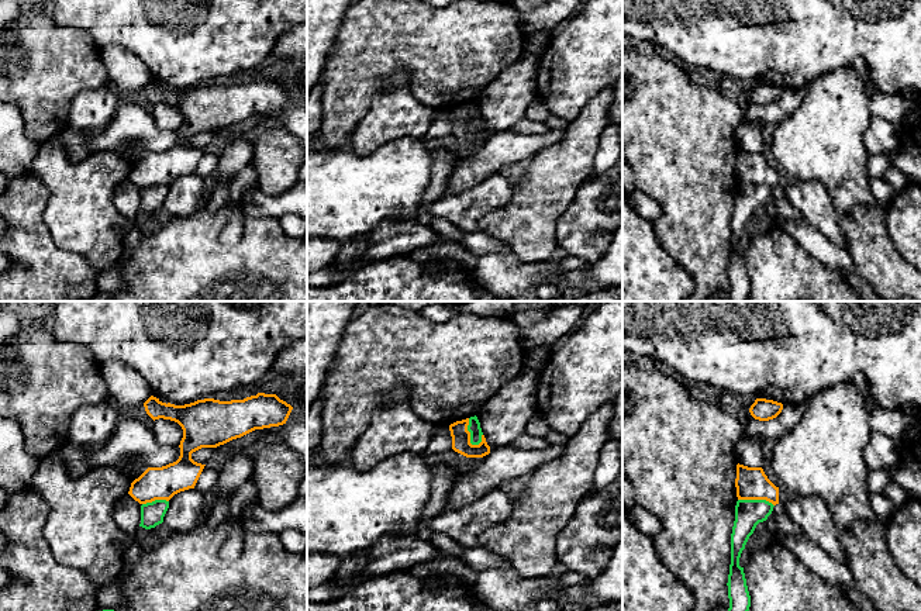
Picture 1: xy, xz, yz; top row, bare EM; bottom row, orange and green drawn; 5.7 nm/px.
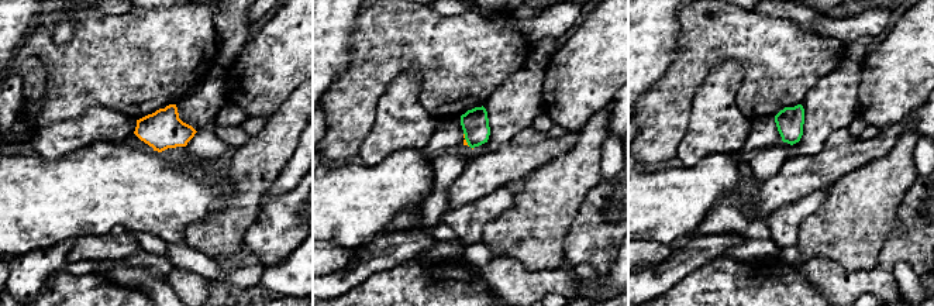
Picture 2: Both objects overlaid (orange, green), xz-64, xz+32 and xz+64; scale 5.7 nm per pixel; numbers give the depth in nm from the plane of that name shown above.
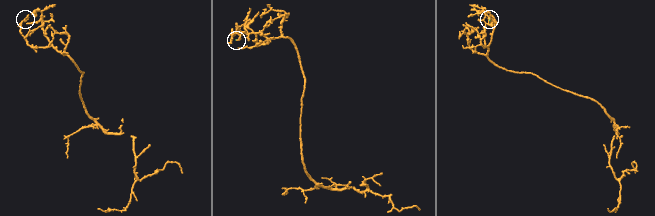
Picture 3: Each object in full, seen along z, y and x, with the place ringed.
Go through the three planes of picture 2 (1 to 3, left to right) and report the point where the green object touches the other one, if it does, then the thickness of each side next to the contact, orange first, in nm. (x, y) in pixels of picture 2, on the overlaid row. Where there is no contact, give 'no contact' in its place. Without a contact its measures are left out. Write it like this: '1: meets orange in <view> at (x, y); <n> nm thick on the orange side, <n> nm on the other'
1: no contact
2: meets orange in xz+32 at (465, 140); 20 nm thick on the orange side, 160 nm on the other
3: no contact

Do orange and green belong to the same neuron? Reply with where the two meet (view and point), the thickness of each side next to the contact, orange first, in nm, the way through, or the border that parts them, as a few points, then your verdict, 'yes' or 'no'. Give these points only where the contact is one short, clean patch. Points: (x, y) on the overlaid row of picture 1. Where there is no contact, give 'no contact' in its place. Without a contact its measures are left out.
contact xz (469, 434); calibres 110 and 70 nm; border xz (468, 418), (469, 441), (478, 445); no

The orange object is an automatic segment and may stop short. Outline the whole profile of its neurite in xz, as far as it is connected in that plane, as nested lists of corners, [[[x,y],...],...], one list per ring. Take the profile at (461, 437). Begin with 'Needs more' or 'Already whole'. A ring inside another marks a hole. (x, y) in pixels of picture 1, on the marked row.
Already whole. [[[469,418],[449,425],[452,449],[466,458],[483,458],[489,455],[490,446],[487,445],[484,435],[482,435],[482,442],[479,445],[470,443],[470,432],[468,431],[468,425]]]

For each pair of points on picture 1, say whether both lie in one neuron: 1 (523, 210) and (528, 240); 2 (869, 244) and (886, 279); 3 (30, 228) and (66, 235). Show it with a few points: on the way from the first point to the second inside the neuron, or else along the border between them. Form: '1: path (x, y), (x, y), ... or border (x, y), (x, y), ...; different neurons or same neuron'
1: path (527, 217), (528, 232); same neuron
2: path (872, 252), (885, 271); same neuron
3: border (49, 199), (44, 224), (51, 240), (75, 254); different neurons

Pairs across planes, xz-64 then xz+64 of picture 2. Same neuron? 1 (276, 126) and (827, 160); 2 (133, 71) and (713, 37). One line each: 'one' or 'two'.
1: two
2: one

